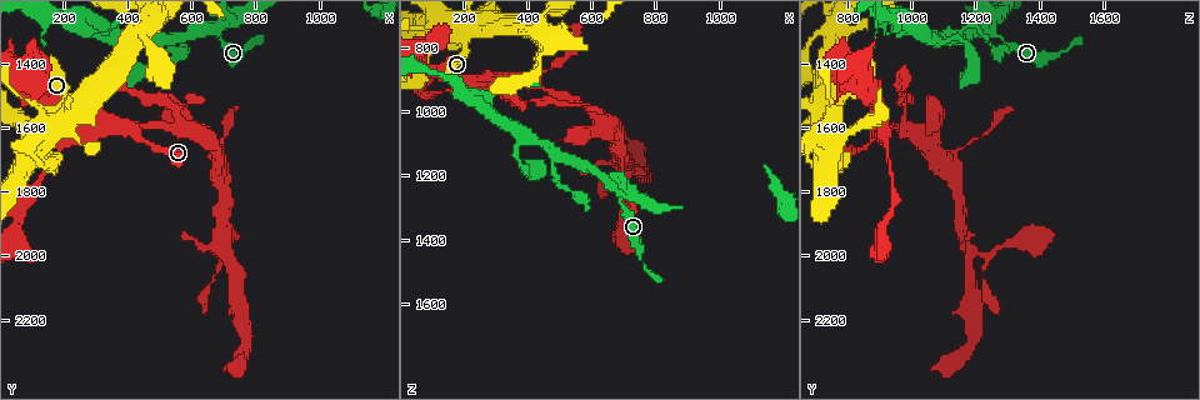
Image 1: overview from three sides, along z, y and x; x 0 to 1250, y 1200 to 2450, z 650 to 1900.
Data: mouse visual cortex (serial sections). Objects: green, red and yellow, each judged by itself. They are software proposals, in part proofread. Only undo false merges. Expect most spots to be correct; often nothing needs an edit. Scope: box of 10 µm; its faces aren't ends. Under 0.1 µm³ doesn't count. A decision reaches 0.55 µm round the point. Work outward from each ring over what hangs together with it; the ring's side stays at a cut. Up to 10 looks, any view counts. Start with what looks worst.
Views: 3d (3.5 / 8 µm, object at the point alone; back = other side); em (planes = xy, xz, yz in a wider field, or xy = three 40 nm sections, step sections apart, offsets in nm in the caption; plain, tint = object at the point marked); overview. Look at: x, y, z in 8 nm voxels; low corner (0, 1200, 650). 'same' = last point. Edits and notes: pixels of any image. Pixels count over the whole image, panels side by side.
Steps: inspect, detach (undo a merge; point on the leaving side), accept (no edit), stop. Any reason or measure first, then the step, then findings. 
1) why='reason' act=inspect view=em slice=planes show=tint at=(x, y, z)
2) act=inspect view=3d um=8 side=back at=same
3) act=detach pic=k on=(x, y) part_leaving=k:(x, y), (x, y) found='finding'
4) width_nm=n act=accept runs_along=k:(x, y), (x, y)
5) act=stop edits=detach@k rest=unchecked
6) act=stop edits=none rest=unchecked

why='thick turns thin' act=inspect view=3d um=3.5 at=(80, 1510, 750)

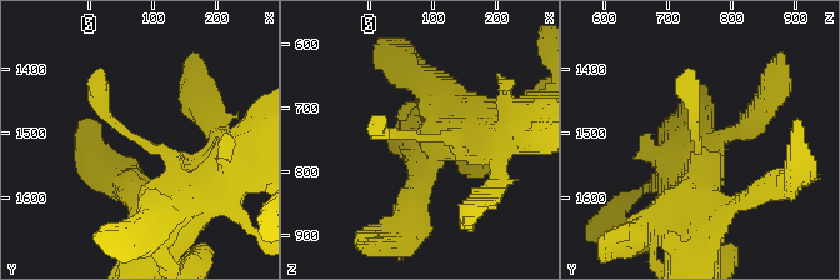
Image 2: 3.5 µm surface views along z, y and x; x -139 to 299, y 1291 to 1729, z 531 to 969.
arm_widths_nm=200,500 act=inspect view=em slice=xy step=5 show=tint at=(90, 1515, 750)

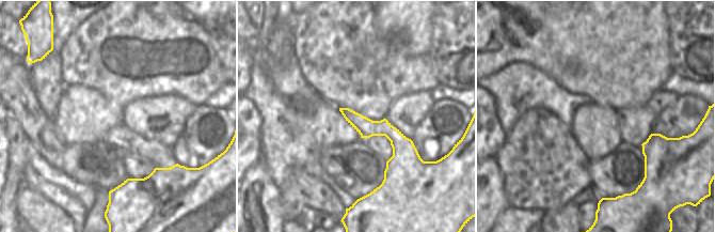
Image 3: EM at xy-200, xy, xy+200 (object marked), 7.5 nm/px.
width_nm=140 act=accept runs_along=2:(201, 185), (109, 116), (101, 81) found='continuous, no second cell'

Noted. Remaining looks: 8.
act=inspect view=3d um=8 at=(540, 1590, 960)

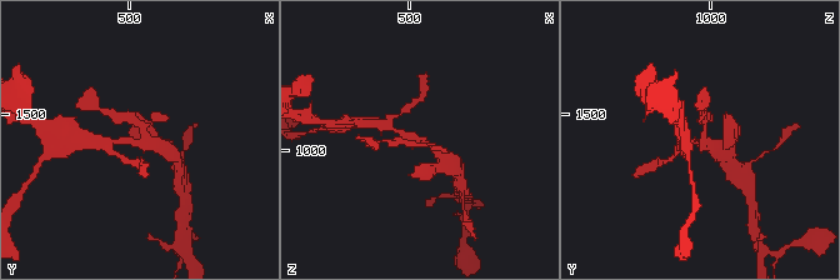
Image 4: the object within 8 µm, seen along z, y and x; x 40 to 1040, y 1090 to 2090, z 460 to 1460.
why='closer look' act=inspect view=3d um=3.5 at=same

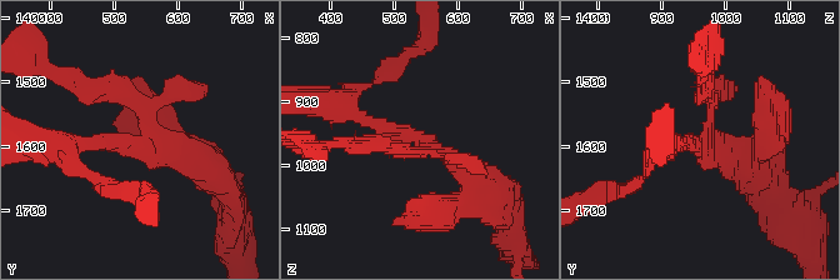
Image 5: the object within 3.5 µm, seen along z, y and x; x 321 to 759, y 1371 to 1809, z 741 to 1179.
why='need the tissue' act=inspect view=em slice=xy step=2 show=tint at=(545, 1595, 960)

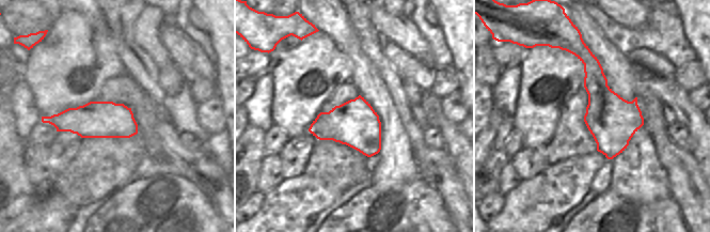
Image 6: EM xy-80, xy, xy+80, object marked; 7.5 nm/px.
act=accept runs_along=5:(349, 109), (436, 148), (486, 193) found='all the same cell'

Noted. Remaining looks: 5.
why='sharp bend' act=inspect view=3d um=3.5 at=(690, 1290, 1250)

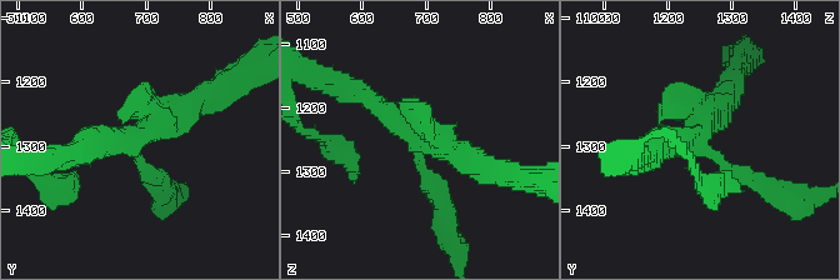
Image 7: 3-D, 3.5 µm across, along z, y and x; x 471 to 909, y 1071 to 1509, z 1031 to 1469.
act=inspect view=em slice=xy step=3 show=tint at=(680, 1295, 1245)

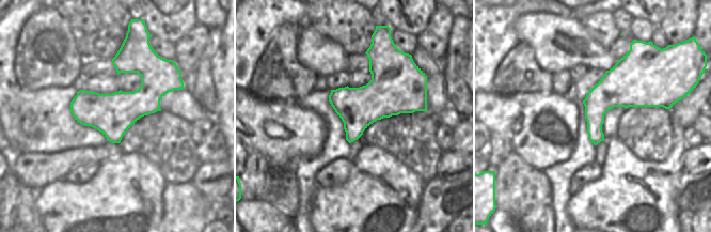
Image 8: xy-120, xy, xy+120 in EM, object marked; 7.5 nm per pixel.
act=accept runs_along=7:(440, 199), (414, 131), (349, 90) found='all the same cell'

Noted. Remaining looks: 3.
why='four arms meet' act=inspect view=3d um=8 at=(460, 1280, 770)

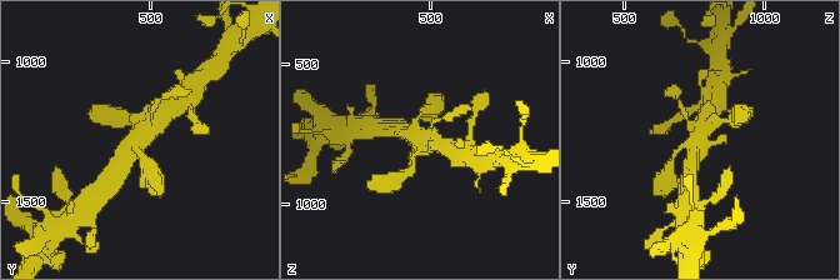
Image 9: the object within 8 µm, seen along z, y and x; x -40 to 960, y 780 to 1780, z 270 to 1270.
act=inspect view=3d um=3.5 side=back at=same

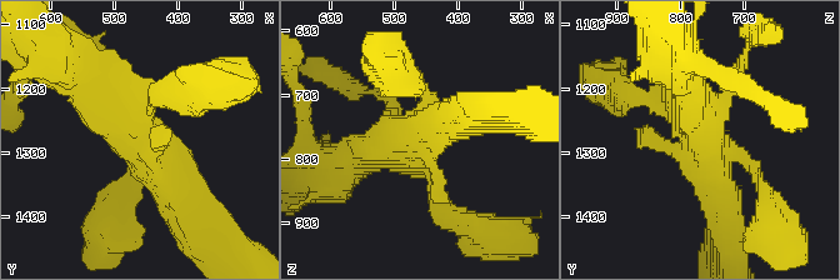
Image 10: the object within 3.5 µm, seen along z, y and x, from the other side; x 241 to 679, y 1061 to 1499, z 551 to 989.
why='now the EM' act=inspect view=em slice=xy step=1 show=tint at=(460, 1280, 770)

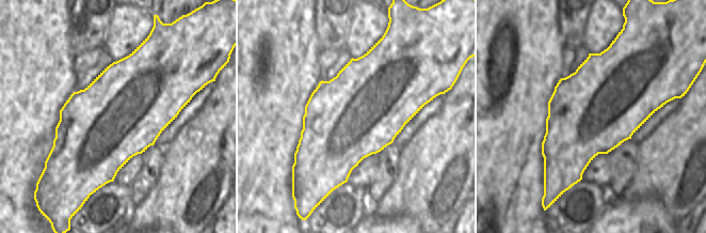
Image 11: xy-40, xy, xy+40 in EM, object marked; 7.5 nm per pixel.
act=accept found='one cell here'

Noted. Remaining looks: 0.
act=stop edits=none rest=unchecked

